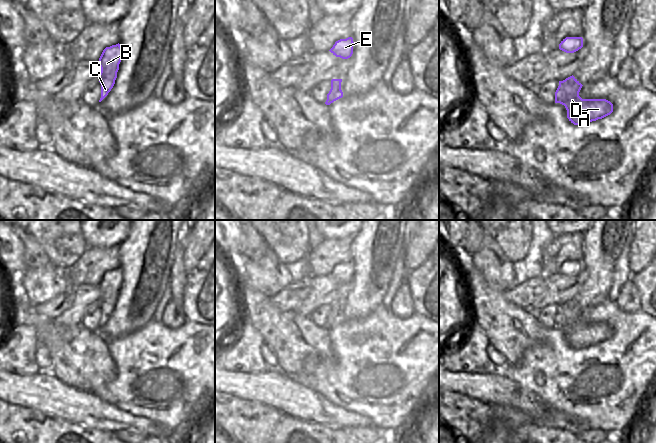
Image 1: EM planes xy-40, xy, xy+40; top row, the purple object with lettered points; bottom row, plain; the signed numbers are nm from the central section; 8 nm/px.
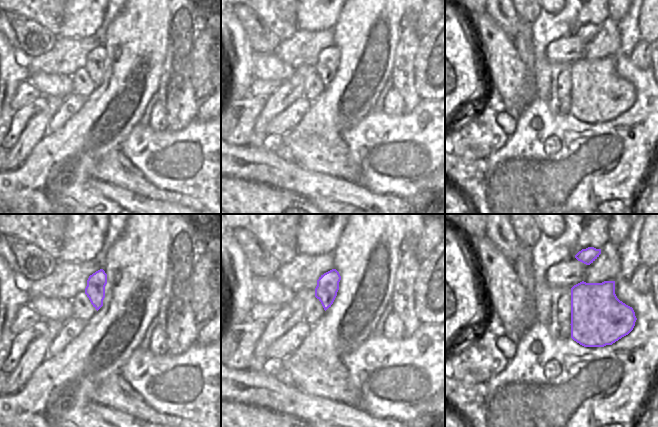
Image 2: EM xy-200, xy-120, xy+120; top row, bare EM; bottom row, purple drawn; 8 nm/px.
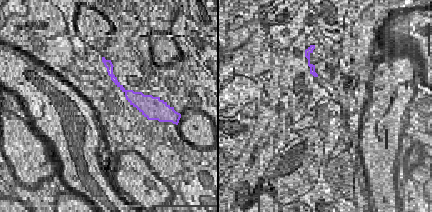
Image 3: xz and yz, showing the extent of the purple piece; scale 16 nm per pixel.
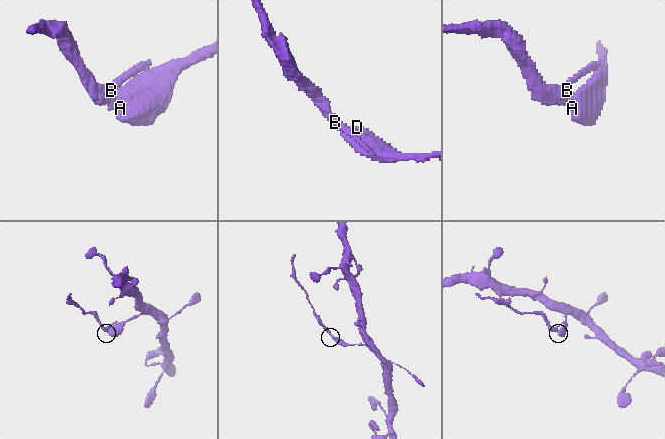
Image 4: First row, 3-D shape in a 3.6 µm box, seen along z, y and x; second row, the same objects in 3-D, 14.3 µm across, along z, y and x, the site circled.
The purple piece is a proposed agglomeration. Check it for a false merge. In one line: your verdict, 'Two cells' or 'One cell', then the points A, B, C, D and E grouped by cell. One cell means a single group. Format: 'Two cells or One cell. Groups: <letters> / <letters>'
Two cells. Groups: A D / B C E.

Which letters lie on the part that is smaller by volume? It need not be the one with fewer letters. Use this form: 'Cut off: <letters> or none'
Cut off: B, C, E

